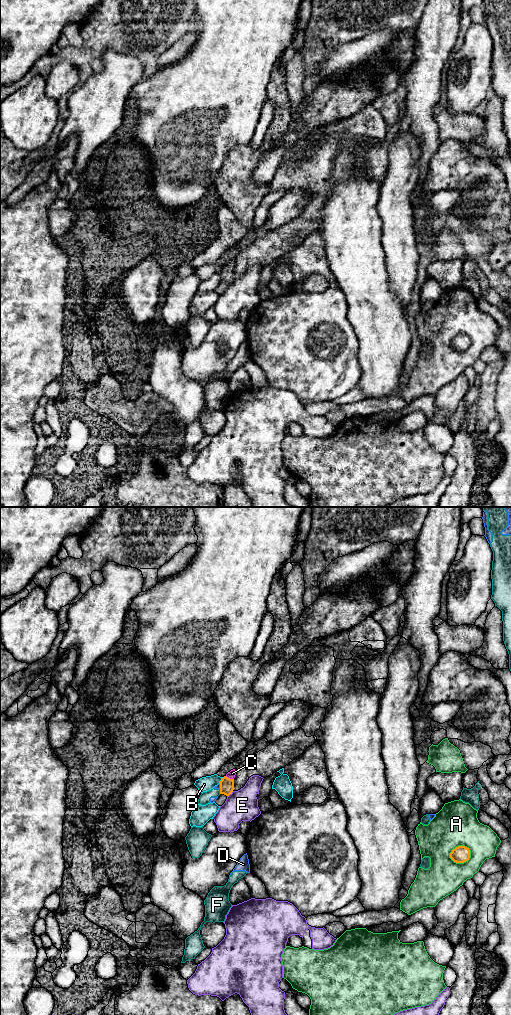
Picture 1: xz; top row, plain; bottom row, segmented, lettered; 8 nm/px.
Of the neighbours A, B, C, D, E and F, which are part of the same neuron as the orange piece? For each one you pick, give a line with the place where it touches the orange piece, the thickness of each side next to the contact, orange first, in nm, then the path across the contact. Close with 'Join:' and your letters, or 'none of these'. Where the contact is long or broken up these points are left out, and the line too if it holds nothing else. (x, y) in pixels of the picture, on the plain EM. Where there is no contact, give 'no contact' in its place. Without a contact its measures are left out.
C: meets orange in xz at (229, 266); 110 nm thick on the orange side, 60 nm on the other; runs through xz (226, 272), (229, 266), (232, 261)
Join: C

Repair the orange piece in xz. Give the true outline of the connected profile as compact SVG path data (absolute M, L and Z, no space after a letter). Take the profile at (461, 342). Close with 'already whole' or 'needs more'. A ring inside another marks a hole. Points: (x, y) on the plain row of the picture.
M458 334L450 341L450 346L456 351L464 351L470 346L470 338L465 334Z | already whole

